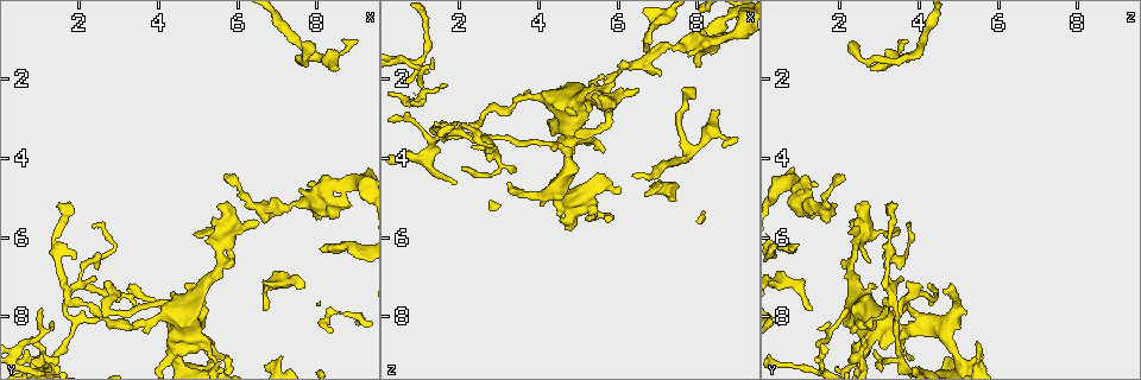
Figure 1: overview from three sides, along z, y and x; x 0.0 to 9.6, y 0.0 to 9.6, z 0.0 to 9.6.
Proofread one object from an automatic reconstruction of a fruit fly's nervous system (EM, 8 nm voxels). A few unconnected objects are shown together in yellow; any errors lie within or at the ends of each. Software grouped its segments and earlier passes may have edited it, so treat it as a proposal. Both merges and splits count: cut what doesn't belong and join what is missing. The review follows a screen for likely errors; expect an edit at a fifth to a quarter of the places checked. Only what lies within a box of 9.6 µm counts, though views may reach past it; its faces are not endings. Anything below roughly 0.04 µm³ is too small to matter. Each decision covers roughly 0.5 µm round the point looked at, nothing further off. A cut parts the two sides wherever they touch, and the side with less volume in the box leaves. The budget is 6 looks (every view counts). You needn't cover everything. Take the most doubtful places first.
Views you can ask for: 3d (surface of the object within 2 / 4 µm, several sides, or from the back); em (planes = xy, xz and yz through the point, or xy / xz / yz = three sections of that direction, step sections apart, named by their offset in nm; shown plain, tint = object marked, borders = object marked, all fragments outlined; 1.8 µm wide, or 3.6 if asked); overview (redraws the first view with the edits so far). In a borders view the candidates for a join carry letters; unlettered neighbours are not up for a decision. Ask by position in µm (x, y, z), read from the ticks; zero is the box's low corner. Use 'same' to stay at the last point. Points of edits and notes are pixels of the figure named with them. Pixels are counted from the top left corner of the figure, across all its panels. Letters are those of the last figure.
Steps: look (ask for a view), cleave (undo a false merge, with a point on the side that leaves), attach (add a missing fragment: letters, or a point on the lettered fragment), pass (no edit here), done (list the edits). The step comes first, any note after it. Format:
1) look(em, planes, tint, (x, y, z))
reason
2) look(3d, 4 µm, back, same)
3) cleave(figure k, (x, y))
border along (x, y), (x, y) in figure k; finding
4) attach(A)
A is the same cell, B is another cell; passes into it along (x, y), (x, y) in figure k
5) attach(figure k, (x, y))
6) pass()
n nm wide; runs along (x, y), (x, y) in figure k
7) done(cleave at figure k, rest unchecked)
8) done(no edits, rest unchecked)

look(3d, 2 µm, back, (8.60, 1.70, 2.85))
an open end

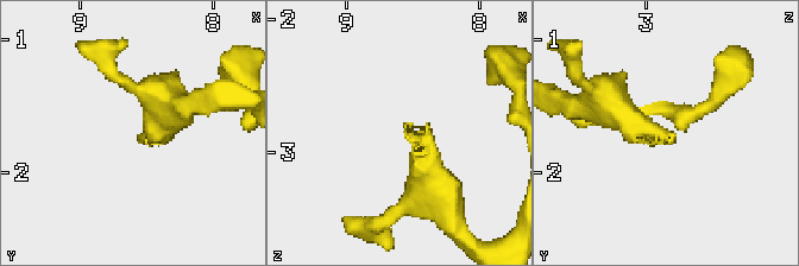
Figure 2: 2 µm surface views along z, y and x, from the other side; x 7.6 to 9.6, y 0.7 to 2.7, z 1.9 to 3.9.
look(em, planes, borders, (8.58, 1.72, 2.82))

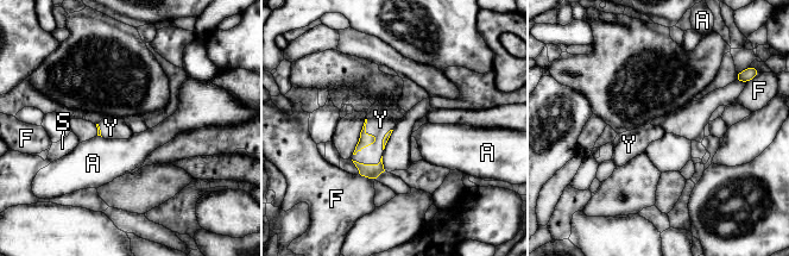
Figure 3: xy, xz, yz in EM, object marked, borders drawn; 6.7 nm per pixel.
attach(Y)
Y touches over 280 nm; Y is the same cell, A, F and S are other cells; passes into it along (364, 139), (377, 137), (380, 119) in figure 3; it goes on there

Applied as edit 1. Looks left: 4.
look(overview)
see it whole again

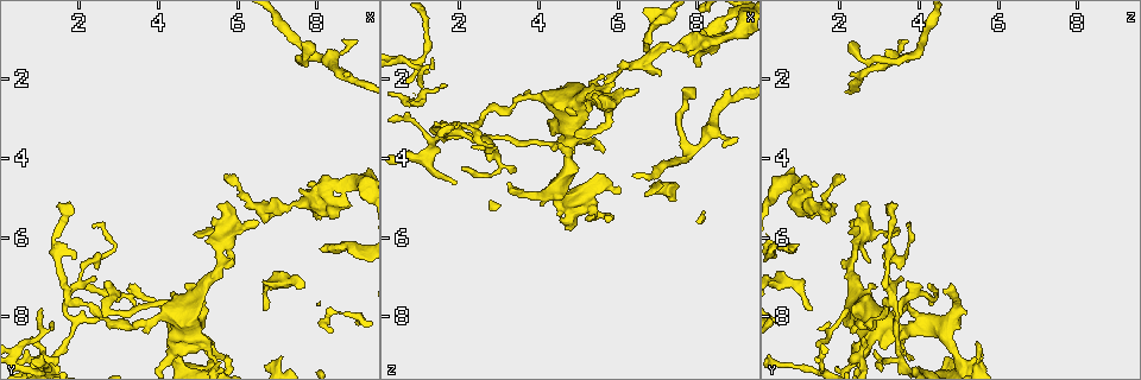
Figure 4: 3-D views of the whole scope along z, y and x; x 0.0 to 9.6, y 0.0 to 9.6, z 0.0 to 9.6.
look(em, 3.6 µm, yz, step 8, tint, (5.70, 4.45, 2.15))
branch stops here

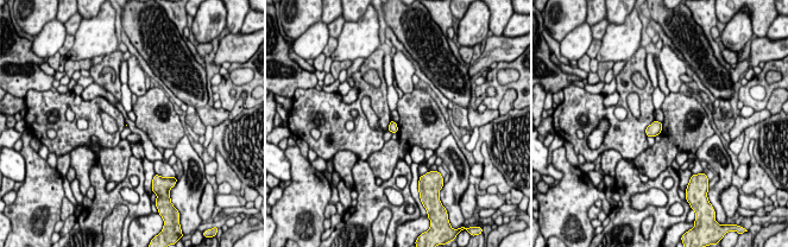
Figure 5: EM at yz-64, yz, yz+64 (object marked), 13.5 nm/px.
look(em, 3.6 µm, planes, borders, same)

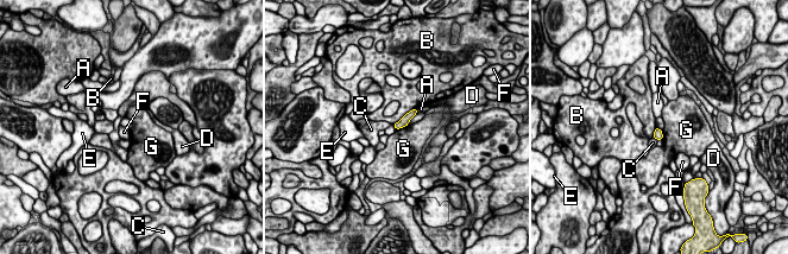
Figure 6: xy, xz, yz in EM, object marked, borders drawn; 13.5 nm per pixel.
pass()
A, B, C, D, E, F and G are other cells; border along (407, 125), (396, 129) in figure 6; no lettered fragment goes on from it

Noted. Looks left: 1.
done(attach at figure 3, rest unchecked)

